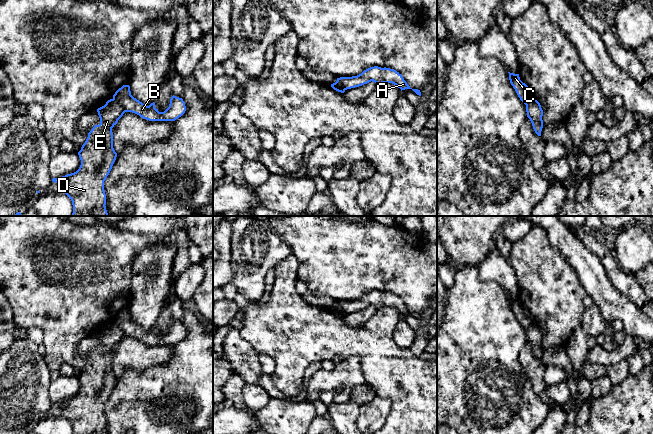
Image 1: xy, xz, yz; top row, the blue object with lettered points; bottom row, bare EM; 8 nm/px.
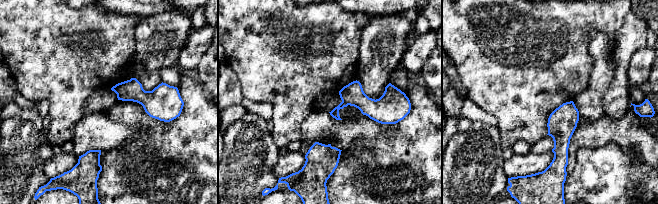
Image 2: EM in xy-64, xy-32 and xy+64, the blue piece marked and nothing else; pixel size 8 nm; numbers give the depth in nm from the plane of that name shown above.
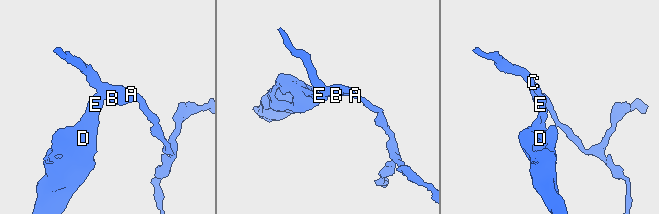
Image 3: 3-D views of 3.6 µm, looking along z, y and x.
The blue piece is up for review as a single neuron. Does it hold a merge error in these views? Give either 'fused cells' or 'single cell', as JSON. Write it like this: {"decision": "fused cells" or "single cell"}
{"decision": "fused cells"}

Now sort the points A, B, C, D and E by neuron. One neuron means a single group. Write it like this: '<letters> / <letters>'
A B C / D E

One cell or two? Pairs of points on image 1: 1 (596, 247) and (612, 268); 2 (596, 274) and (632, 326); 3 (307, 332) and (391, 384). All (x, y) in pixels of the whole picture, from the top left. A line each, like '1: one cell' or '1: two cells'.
1: one cell
2: one cell
3: one cell

